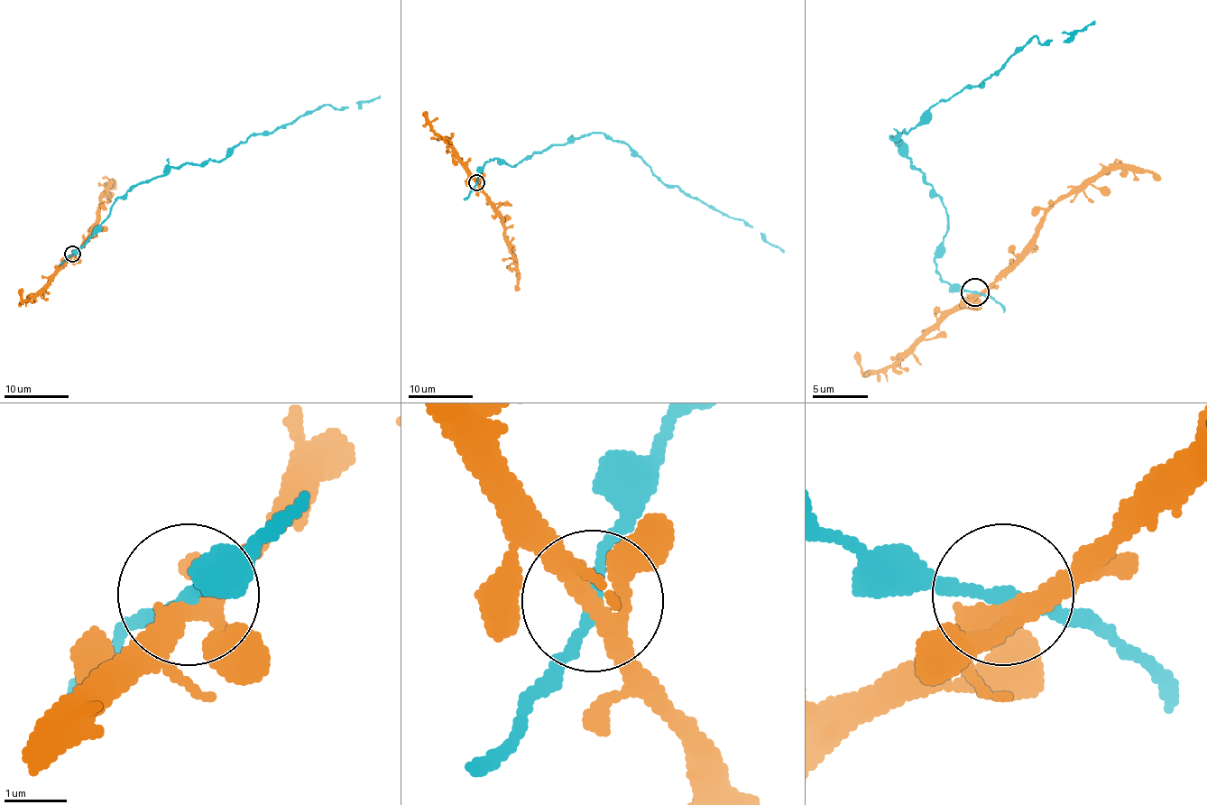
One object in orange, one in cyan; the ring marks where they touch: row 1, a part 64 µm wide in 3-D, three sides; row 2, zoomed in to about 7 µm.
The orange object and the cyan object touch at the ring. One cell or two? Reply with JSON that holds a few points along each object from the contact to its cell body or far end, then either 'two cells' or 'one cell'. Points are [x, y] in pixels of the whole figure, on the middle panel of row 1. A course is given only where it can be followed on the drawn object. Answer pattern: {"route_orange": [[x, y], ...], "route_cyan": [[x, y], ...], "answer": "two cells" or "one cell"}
{"route_orange": [[476, 181], [500, 218], [510, 253], [516, 262], [518, 291]], "route_cyan": [[476, 181], [491, 159], [515, 165], [553, 144], [602, 134], [627, 143], [666, 185], [744, 220], [783, 253]], "answer": "one cell"}

